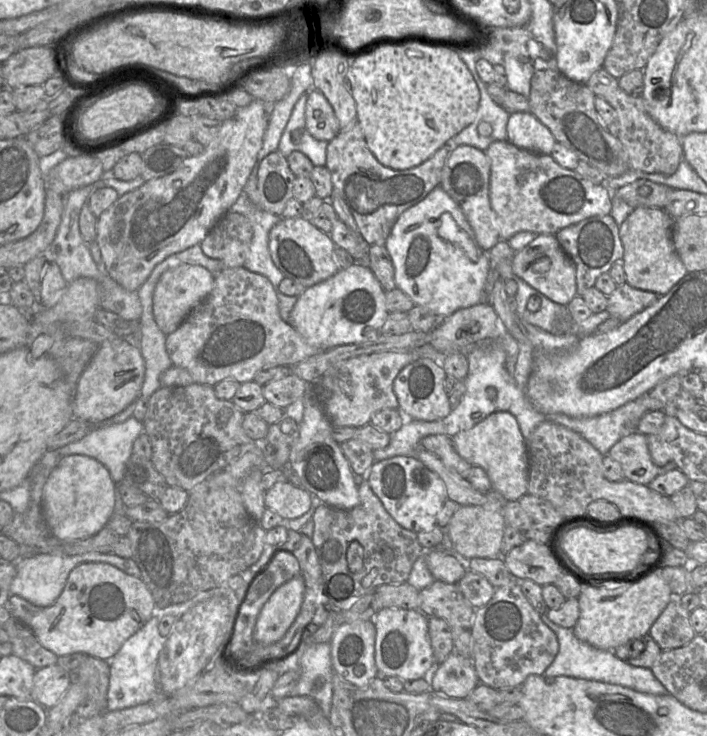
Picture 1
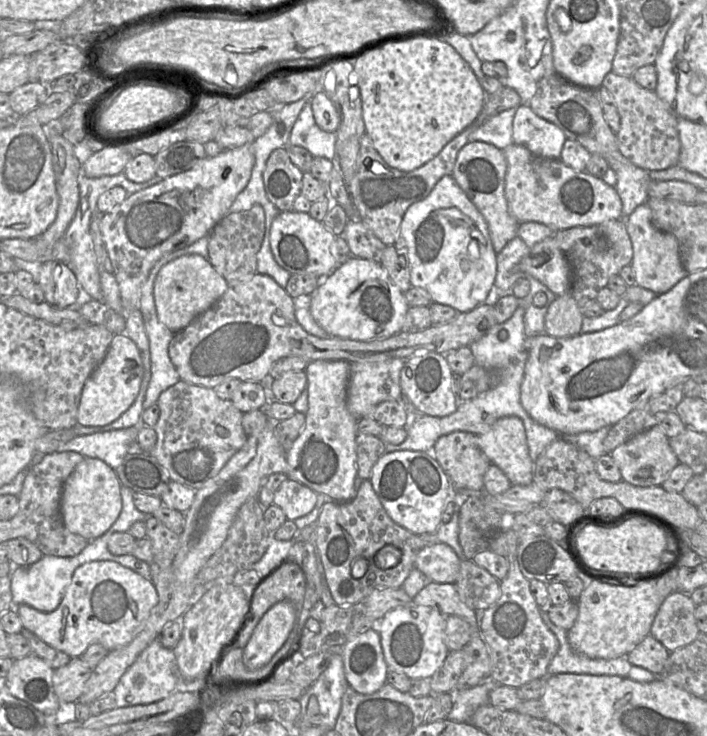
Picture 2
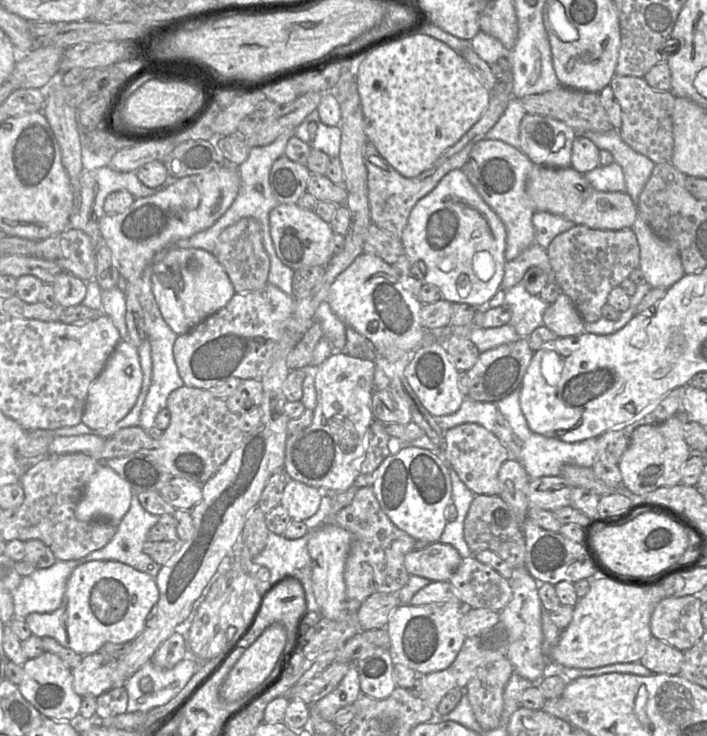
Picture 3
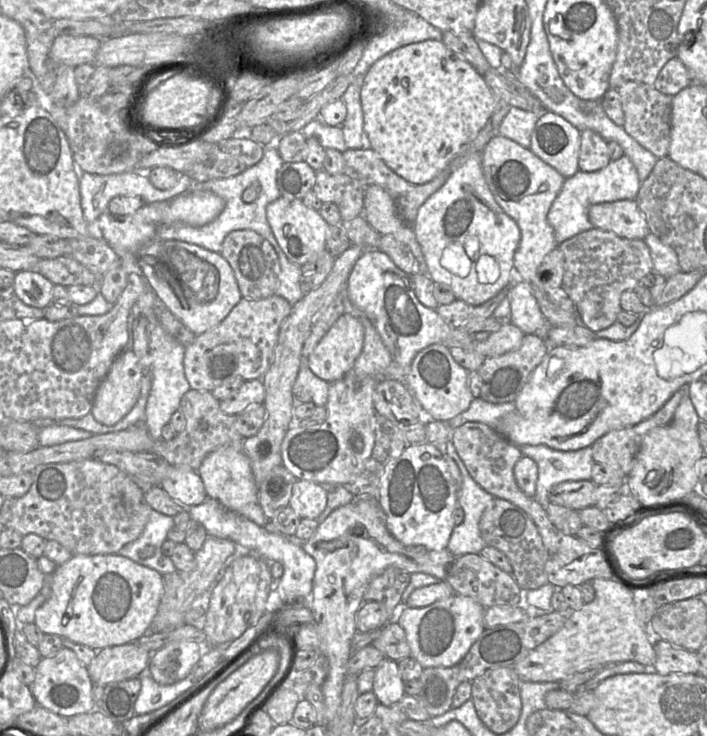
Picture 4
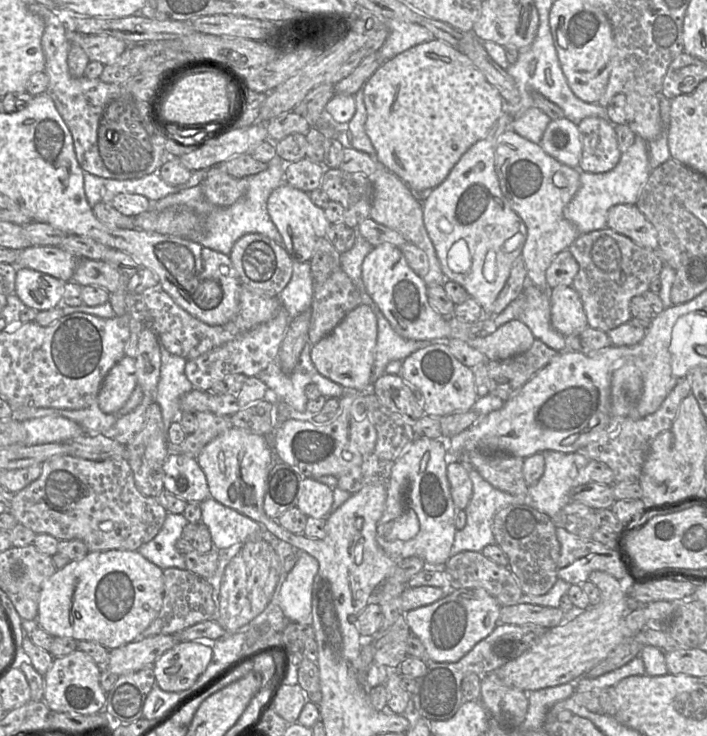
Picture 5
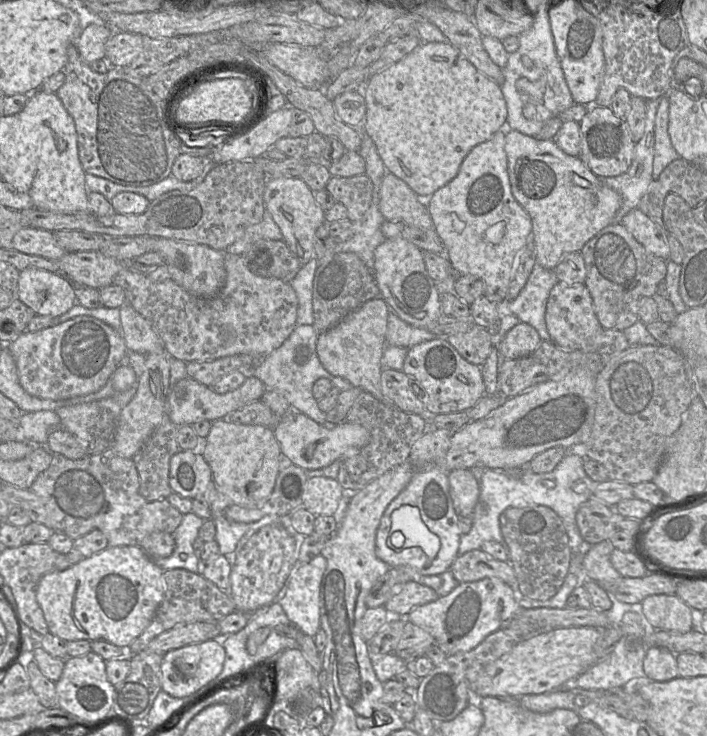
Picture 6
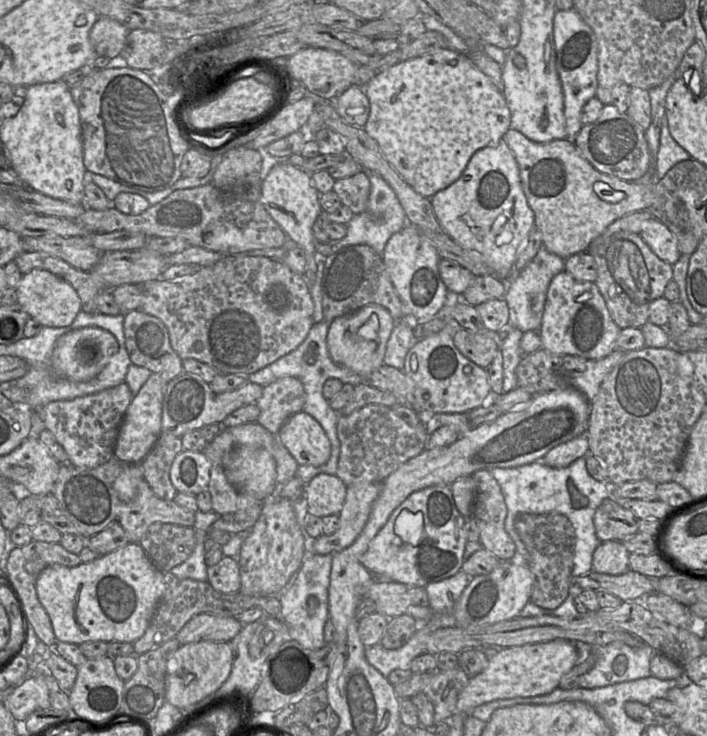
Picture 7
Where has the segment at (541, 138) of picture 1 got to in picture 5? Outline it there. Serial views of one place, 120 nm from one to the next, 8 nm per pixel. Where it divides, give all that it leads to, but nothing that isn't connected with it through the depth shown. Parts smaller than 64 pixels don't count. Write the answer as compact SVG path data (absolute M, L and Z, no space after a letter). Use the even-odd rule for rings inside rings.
M566 117L551 120L539 145L560 163L579 170L582 159L581 134L578 125Z

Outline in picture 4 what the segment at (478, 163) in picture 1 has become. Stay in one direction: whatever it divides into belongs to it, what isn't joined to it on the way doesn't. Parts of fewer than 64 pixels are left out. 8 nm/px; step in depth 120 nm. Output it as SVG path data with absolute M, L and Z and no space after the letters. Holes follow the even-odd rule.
M495 135L482 151L482 169L487 185L496 202L518 225L521 240L514 255L514 271L519 280L531 283L543 259L558 247L553 227L548 222L548 212L559 195L566 178L536 156L530 148L524 148L513 140Z

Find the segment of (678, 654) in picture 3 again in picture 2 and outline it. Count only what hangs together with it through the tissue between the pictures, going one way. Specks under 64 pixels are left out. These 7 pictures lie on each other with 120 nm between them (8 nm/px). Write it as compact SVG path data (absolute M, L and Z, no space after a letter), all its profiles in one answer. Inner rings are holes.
M648 635L625 658L658 677L662 675L669 655L670 652L658 640Z

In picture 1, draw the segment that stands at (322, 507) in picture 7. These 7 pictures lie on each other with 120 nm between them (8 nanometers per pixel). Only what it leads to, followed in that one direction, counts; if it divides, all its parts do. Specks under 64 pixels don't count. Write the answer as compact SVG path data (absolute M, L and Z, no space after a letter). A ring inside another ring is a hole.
M278 482L265 492L265 507L284 519L296 519L310 510L310 493L289 482Z

